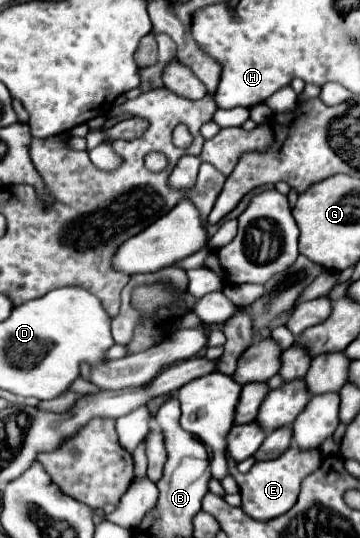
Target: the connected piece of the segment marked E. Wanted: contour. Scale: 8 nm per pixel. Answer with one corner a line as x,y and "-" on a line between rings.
289,447
283,455
279,455
277,459
269,459
269,461
257,461
249,473
239,473
237,471
237,461
233,461
227,451
225,451
227,463
229,463
229,473
235,477
237,485
239,485
239,493
241,493
241,509
251,515
253,519
259,521
269,521
273,517
279,517
283,513
287,513
299,495
299,485
305,479
305,475
309,475
313,469
317,469
323,461
323,455
319,449
299,449
299,447

